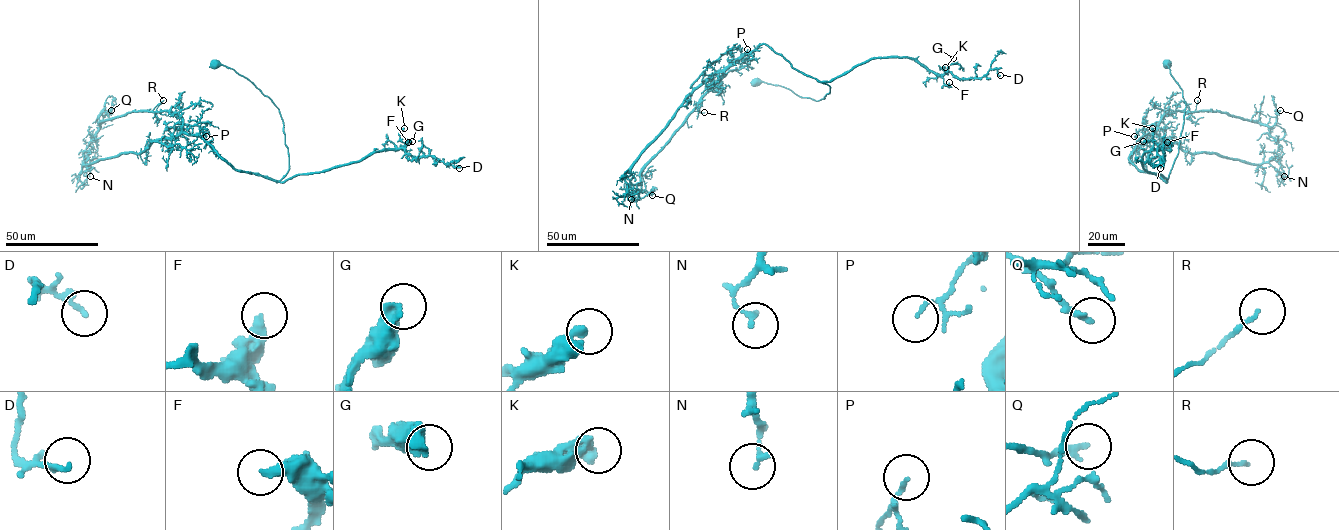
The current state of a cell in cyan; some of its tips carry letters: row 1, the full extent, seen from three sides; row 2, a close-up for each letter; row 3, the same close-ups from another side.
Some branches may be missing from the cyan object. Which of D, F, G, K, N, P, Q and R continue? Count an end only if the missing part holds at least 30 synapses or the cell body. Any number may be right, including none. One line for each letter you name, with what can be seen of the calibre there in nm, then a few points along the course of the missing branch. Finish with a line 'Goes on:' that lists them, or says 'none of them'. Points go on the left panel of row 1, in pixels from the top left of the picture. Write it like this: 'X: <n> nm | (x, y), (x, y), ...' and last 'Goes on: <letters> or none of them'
Goes on: none of them

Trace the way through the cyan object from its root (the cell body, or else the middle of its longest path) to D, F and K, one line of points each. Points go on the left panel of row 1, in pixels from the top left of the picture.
D: (216, 62), (248, 79), (278, 109), (288, 155), (280, 182), (401, 148), (459, 168)
F: (216, 62), (248, 79), (278, 109), (288, 155), (280, 182), (358, 162), (378, 151), (403, 150), (408, 142)
K: (216, 62), (248, 79), (278, 109), (288, 155), (280, 182), (404, 148), (399, 132), (404, 128)

